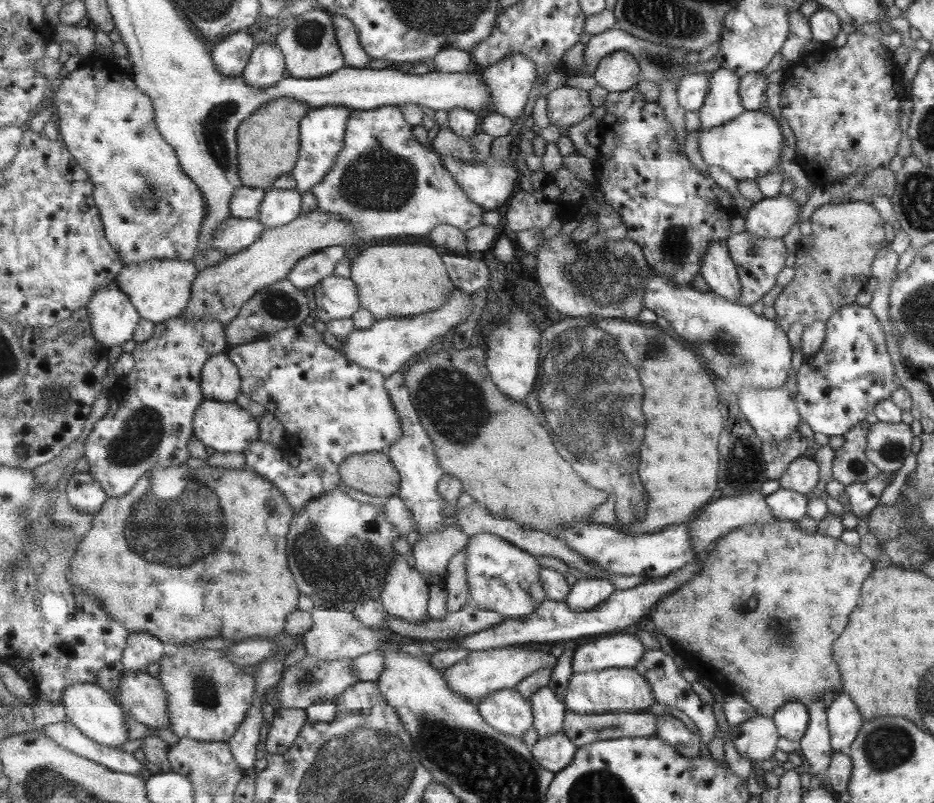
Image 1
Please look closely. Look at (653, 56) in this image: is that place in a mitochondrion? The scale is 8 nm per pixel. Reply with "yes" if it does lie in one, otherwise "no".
yes

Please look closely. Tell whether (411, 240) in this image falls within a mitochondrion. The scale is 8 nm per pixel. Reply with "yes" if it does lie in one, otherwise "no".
no

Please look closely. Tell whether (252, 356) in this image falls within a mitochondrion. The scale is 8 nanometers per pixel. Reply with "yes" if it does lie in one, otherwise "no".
no

